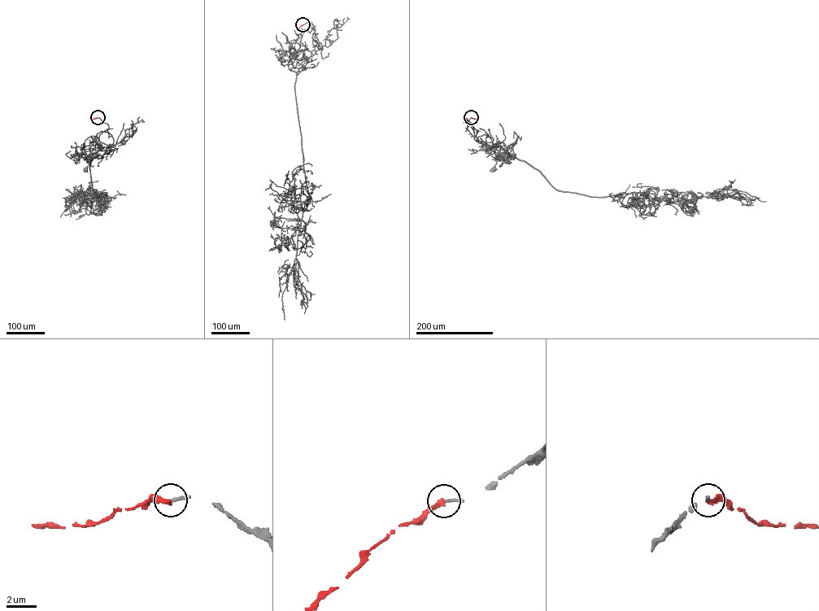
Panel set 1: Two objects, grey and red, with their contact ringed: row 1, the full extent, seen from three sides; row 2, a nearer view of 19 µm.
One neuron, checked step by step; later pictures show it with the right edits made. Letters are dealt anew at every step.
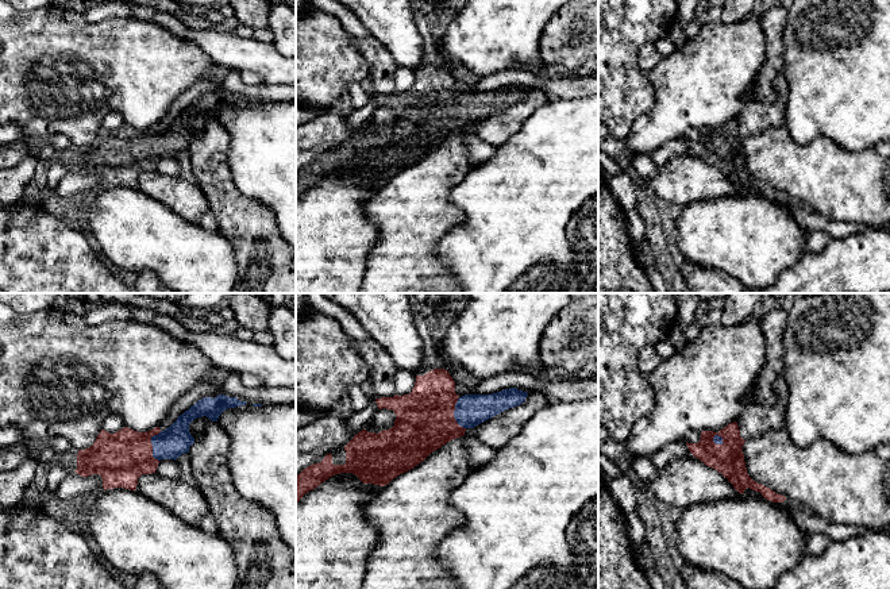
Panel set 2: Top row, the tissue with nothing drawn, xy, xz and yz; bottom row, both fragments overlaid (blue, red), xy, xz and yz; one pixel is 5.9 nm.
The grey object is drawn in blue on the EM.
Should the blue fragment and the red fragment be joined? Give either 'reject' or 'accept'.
accept

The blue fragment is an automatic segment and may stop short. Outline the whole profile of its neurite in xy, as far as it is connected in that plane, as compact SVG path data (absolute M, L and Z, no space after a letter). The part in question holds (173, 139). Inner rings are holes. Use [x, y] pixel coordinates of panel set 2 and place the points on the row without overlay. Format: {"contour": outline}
{"contour": "M219 92L215 96L204 95L165 128L159 124L147 130L138 130L128 124L115 131L100 128L95 140L85 147L78 147L77 166L81 174L99 172L103 185L124 185L136 188L138 176L142 172L155 170L161 157L177 157L189 150L194 135L189 130L189 122L201 113L217 119L228 105L246 103L236 95Z"}

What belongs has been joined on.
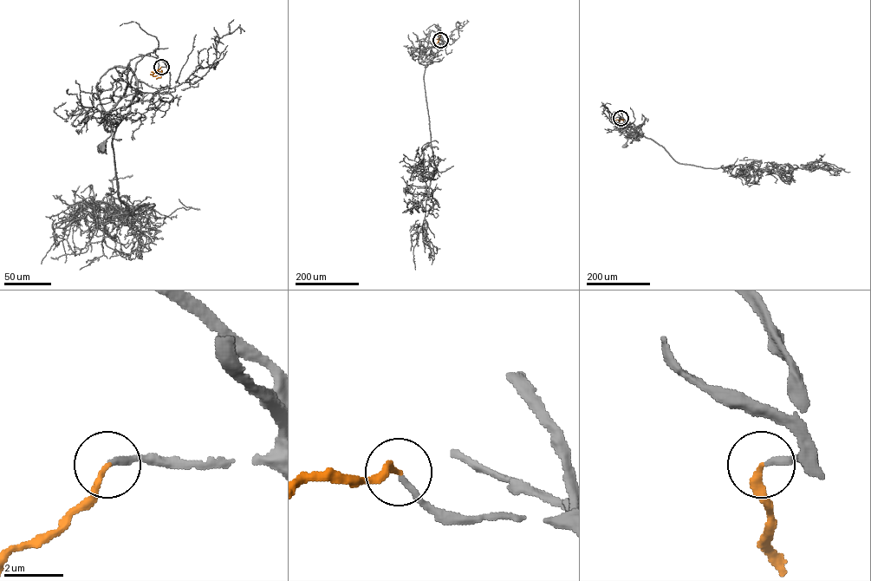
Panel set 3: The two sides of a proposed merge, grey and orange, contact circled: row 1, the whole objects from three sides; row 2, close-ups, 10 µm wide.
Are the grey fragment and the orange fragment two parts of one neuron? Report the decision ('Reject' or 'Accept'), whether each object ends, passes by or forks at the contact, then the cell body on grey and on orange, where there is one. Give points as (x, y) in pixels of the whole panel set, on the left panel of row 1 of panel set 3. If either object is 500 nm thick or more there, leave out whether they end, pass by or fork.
Accept. At the ring grey ends. At the ring orange ends. Soma of grey: (100, 147). Soma of orange: none

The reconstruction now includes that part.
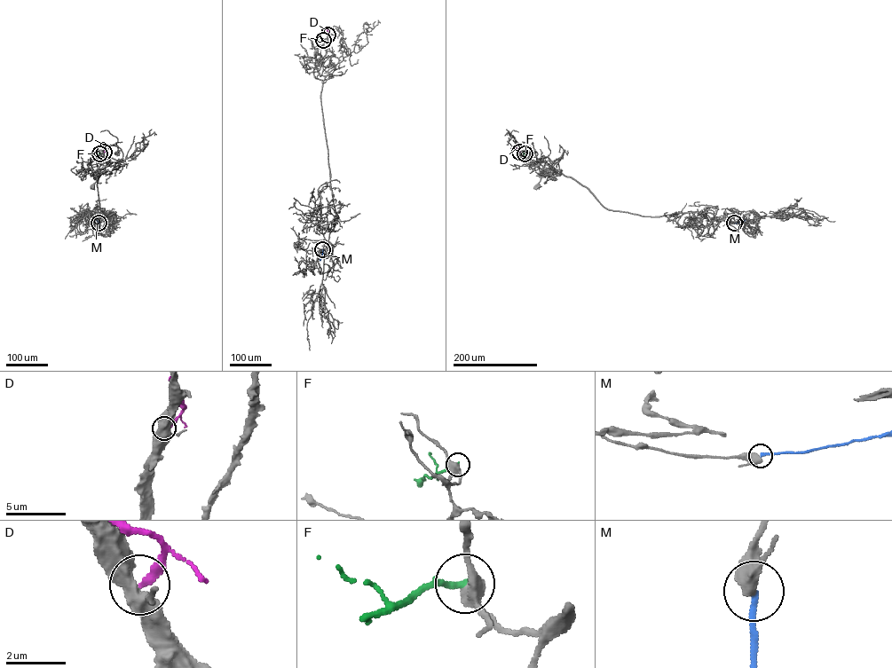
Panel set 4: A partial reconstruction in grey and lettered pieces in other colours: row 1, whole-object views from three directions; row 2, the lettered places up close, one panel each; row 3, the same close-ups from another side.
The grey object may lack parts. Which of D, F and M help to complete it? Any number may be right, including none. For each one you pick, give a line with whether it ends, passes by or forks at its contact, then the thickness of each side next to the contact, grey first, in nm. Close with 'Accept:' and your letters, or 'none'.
Accept: none

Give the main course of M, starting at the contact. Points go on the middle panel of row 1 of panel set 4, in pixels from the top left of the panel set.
M: (322, 249), (319, 260)

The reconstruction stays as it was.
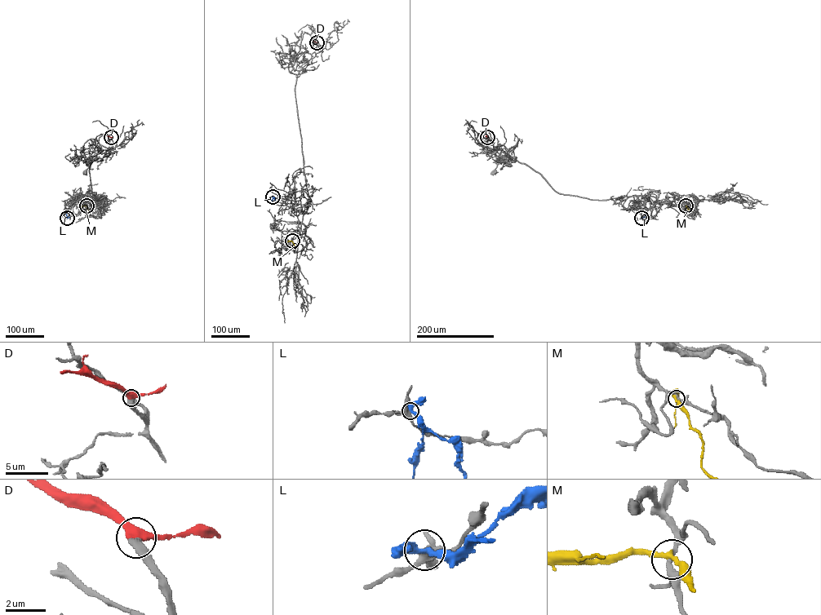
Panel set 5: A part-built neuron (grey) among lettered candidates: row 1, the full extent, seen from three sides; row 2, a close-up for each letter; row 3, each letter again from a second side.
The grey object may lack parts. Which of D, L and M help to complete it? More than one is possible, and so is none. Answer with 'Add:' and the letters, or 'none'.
Add: D

